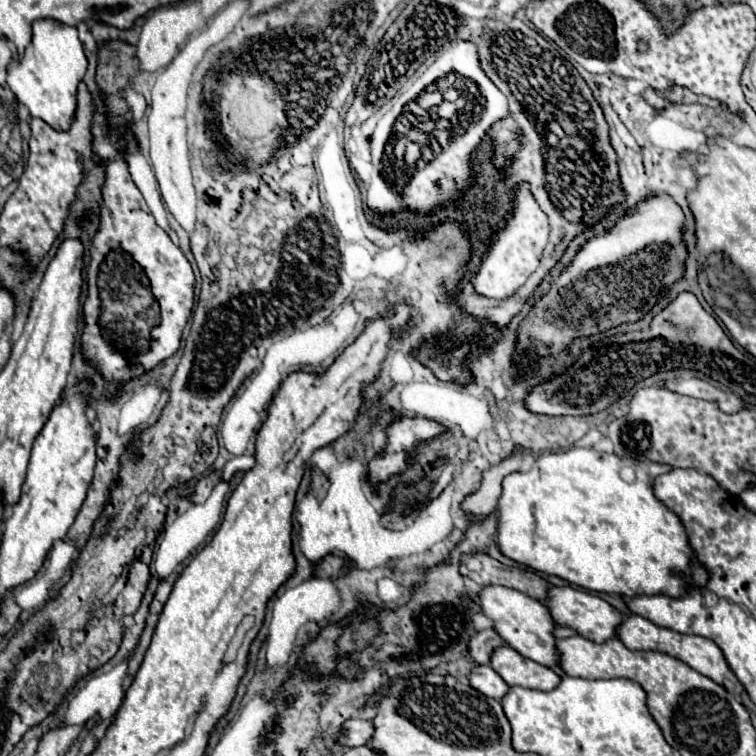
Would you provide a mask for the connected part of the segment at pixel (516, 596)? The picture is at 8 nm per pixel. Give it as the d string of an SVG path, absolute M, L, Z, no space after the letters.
M484 586L480 592L474 596L480 602L480 614L490 618L494 622L494 630L502 638L506 646L522 654L524 658L530 658L538 664L544 666L556 666L558 664L558 654L556 654L556 640L552 636L554 622L550 618L550 612L544 602L534 600L518 590L510 590L504 586Z

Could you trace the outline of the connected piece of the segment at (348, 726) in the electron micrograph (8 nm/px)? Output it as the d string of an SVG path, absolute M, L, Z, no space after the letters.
M346 720L342 724L342 746L364 746L372 736L372 724L368 720Z

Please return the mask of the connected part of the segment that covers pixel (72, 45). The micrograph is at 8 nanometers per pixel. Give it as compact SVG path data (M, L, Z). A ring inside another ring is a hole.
M36 20L32 24L32 42L20 62L12 62L8 70L8 88L20 104L24 104L34 118L44 120L54 130L68 130L72 114L76 114L76 90L84 80L88 60L78 30L58 20Z

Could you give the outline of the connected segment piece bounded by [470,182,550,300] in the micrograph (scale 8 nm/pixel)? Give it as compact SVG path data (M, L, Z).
M520 182L512 192L512 208L506 216L506 226L490 236L488 248L480 260L480 268L470 280L476 294L494 300L510 298L538 268L542 250L548 244L548 236L550 236L548 216L540 210L536 198L530 192L528 182Z

